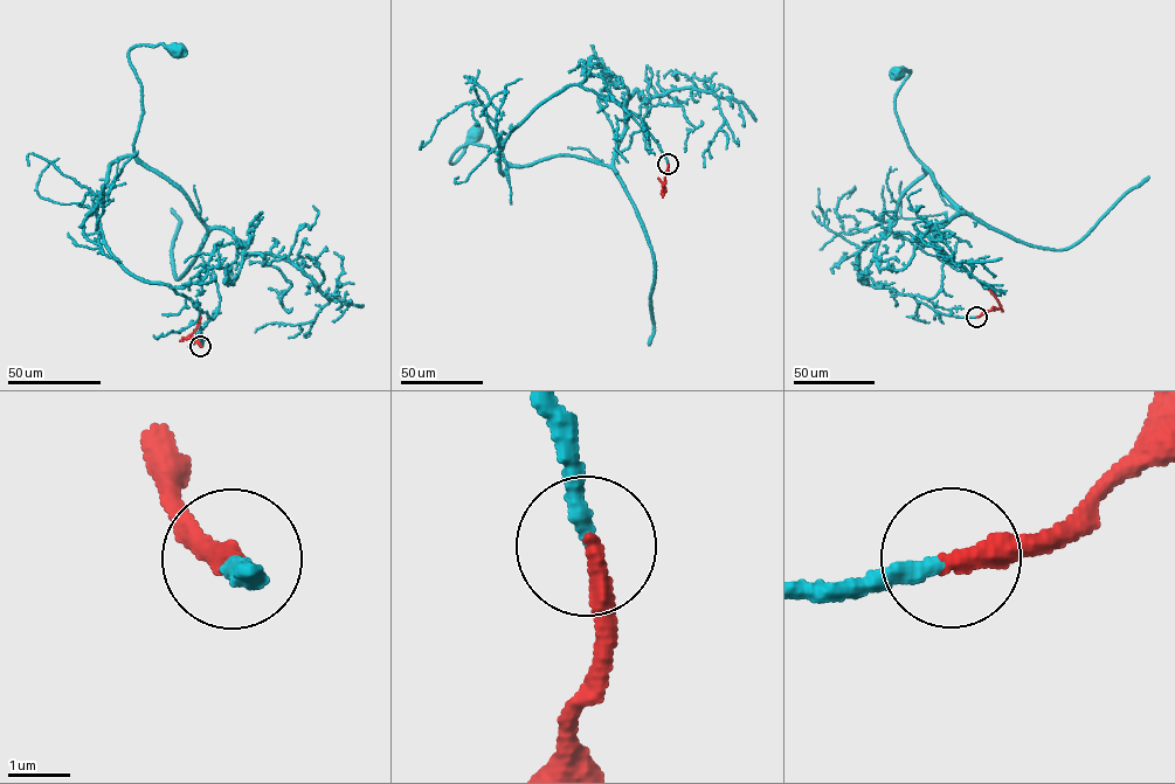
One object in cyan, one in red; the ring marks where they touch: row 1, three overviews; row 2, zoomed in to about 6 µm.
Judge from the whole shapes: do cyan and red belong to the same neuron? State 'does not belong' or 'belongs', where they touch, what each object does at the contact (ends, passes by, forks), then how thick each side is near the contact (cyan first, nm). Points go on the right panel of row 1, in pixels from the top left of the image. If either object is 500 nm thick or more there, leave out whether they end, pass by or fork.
belongs; at (976, 317); cyan ends there; red ends there; 260 nm thick on the cyan side, 320 nm on the other

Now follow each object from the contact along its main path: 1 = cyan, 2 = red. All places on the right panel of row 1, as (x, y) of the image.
1: (976, 317), (942, 314), (862, 283), (898, 200), (925, 173), (894, 110), (911, 73), (896, 73)
2: (976, 317), (1001, 307), (989, 290)

